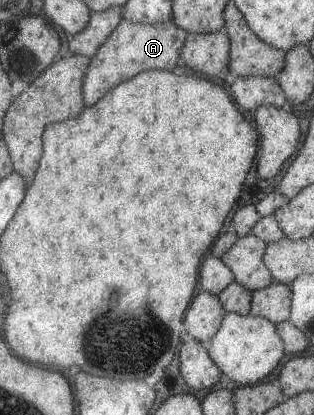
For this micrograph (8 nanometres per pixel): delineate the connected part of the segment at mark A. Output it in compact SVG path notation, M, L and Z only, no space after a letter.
M123 19L113 31L113 35L92 58L89 72L85 77L85 104L87 107L97 104L108 91L120 83L132 79L139 73L150 70L172 71L182 57L187 37L187 29L181 28L173 19L155 24L137 24Z

